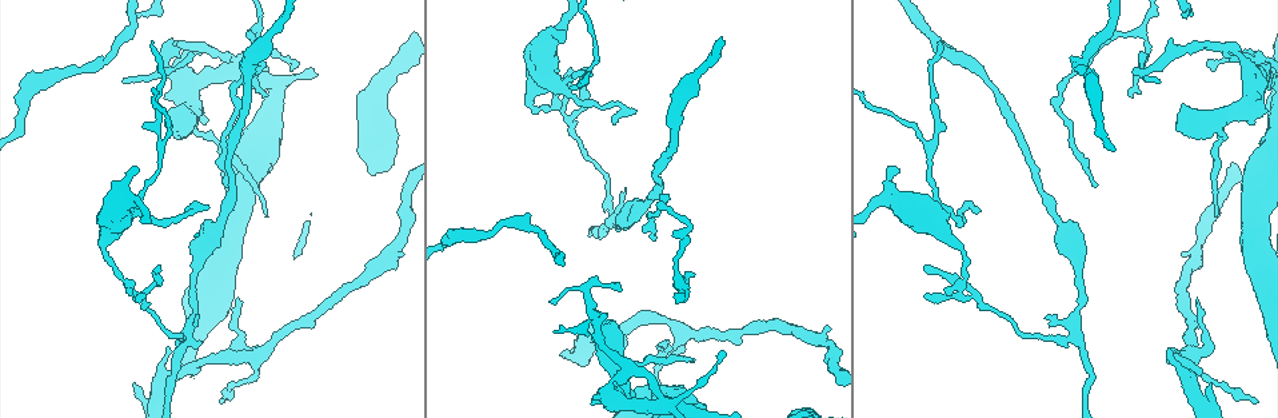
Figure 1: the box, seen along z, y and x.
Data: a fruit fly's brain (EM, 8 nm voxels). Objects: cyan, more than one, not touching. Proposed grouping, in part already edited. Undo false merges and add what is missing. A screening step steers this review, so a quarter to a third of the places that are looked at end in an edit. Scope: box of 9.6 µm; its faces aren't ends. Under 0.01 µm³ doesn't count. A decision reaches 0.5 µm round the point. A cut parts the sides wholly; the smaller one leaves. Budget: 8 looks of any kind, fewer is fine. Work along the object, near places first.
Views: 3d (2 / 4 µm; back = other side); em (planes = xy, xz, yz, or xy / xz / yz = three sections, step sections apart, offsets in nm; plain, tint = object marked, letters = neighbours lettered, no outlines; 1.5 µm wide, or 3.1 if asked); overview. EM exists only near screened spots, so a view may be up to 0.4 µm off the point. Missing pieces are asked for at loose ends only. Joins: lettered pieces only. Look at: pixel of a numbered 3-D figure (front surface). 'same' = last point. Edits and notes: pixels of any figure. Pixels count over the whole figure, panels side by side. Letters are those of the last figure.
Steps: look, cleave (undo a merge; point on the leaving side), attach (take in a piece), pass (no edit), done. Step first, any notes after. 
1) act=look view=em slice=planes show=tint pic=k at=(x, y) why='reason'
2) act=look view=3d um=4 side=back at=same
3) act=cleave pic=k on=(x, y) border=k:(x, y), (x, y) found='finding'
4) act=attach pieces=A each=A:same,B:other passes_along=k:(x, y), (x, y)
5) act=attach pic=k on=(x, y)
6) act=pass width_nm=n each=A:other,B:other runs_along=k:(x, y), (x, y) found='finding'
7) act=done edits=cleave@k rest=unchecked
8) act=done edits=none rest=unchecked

act=look view=3d um=2 pic=1 at=(924, 267) why='thin end'

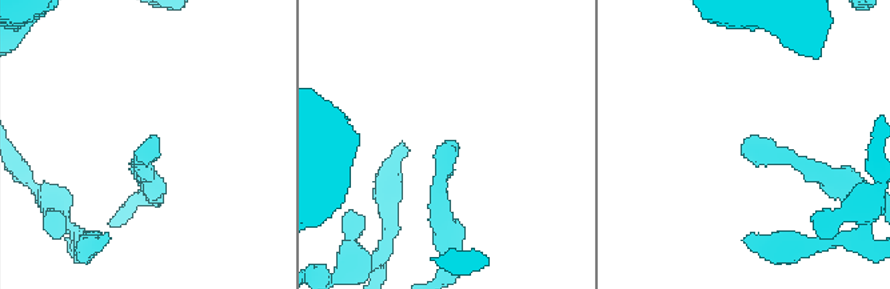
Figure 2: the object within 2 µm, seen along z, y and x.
act=look view=em slice=yz step=4 show=tint pic=2 at=(153, 145)

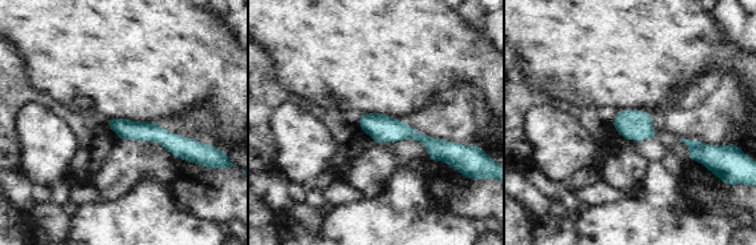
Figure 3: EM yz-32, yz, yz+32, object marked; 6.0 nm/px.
act=look view=em slice=yz step=4 show=letters at=same why='what lies round it'

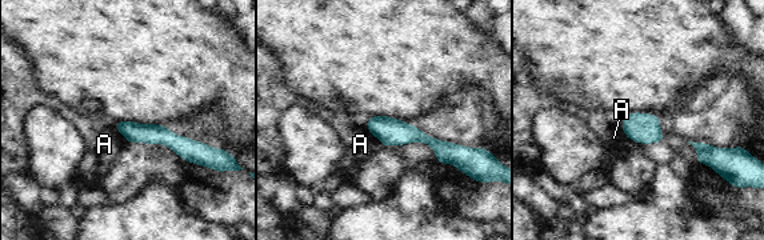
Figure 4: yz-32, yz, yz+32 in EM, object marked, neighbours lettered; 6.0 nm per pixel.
act=pass longest_contact=A:160nm each=A:other runs_along=4:(371, 120), (459, 150) found='none of them fits'

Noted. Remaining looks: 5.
act=look view=3d um=4 pic=1 at=(610, 216)

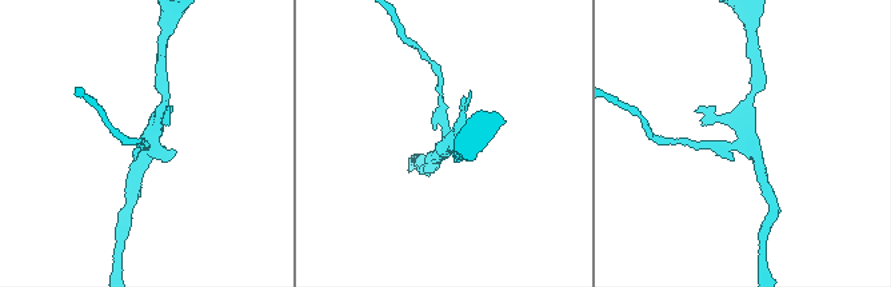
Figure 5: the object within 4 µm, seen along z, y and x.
act=look view=em slice=xz step=8 show=tint pic=5 at=(147, 141) why='now the EM'

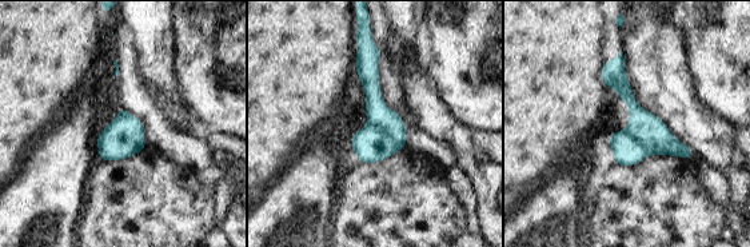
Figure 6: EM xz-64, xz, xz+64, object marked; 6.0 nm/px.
act=look view=em slice=planes show=letters at=same

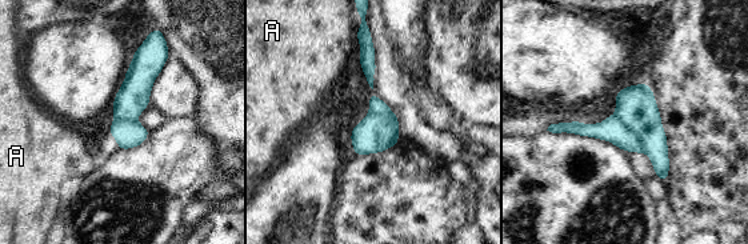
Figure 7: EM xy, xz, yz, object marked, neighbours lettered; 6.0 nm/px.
act=cleave pic=7 on=(636, 107) each=A:other found='a second neuron is stuck on'

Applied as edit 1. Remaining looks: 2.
act=look view=3d um=4 pic=1 at=(614, 379) why='closes a loop'

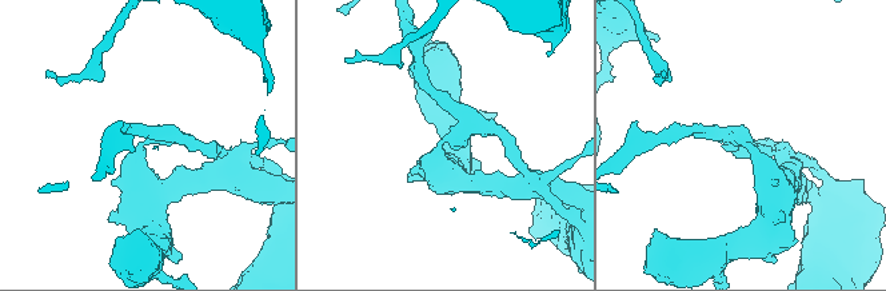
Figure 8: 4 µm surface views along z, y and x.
act=look view=em slice=planes show=letters pic=8 at=(447, 141)

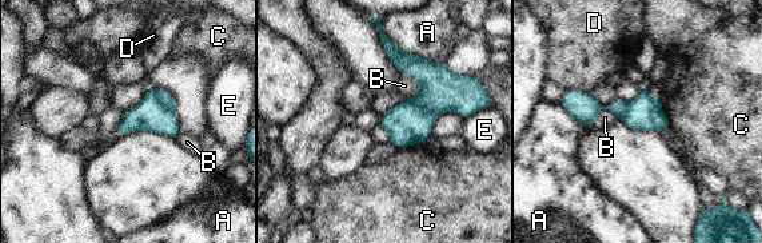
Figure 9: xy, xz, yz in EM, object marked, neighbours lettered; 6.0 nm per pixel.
act=cleave pic=9 on=(407, 124) width_nm=220 each=A:other,B:other,C:other,D:other,E:other border=9:(405, 102), (437, 115) found='two neurons meet here'

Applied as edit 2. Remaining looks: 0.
act=done edits=cleave@7,cleave@9 rest=unchecked

